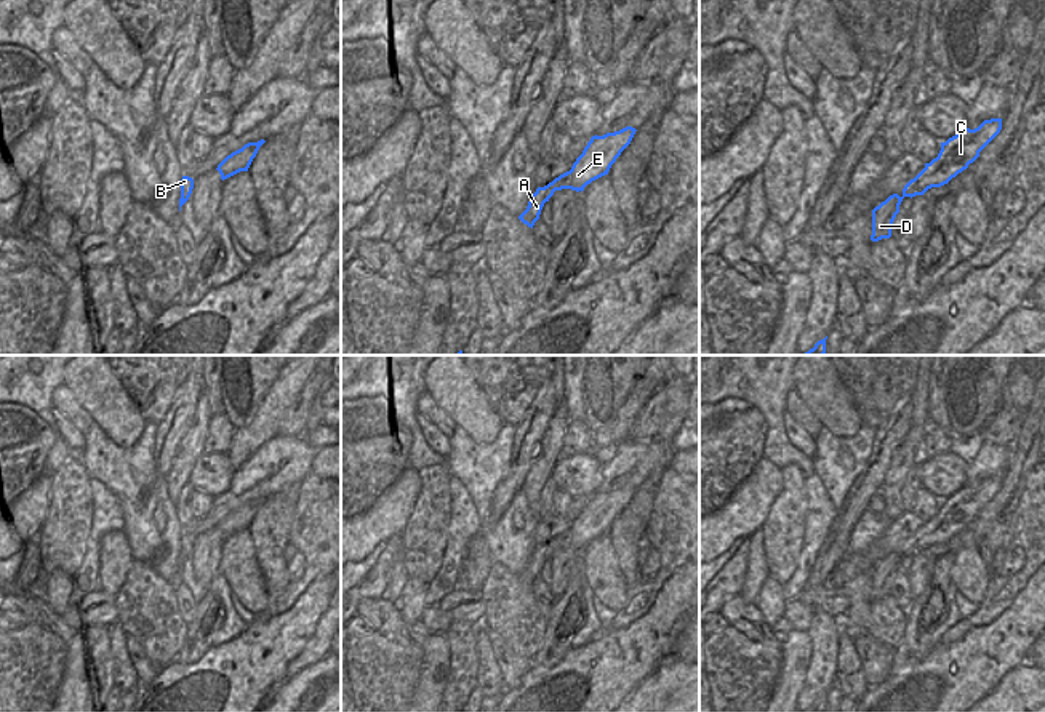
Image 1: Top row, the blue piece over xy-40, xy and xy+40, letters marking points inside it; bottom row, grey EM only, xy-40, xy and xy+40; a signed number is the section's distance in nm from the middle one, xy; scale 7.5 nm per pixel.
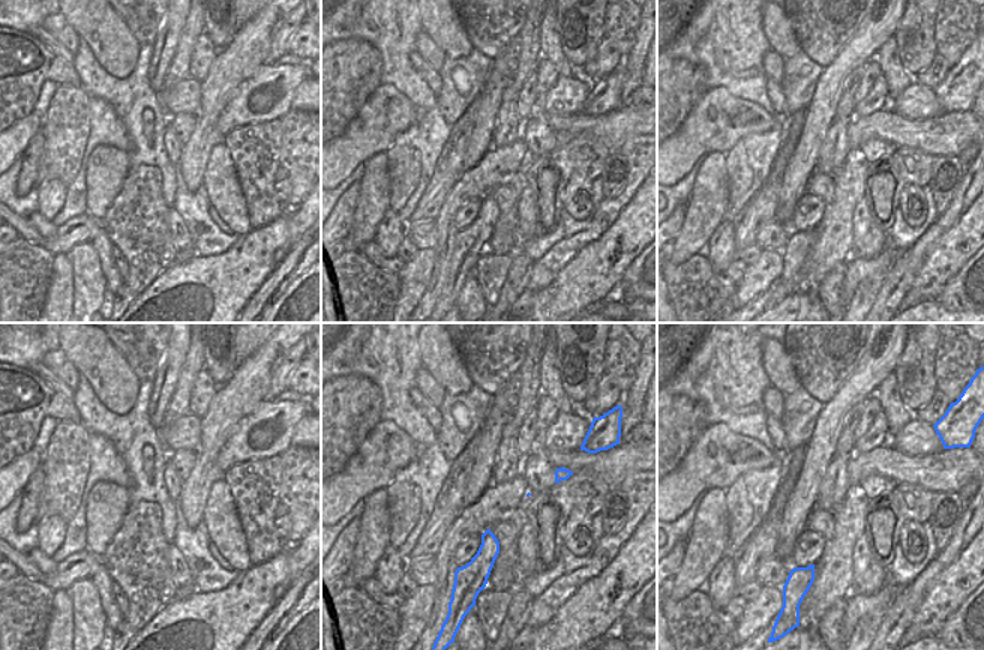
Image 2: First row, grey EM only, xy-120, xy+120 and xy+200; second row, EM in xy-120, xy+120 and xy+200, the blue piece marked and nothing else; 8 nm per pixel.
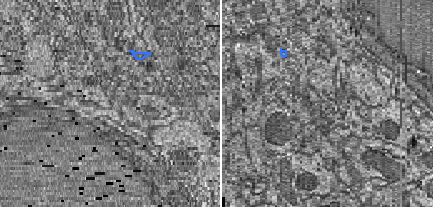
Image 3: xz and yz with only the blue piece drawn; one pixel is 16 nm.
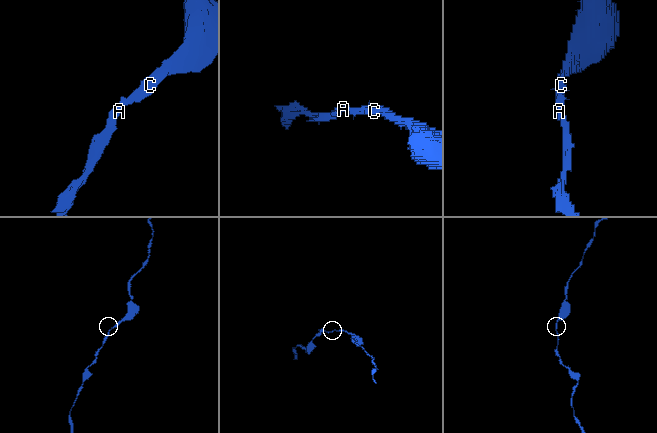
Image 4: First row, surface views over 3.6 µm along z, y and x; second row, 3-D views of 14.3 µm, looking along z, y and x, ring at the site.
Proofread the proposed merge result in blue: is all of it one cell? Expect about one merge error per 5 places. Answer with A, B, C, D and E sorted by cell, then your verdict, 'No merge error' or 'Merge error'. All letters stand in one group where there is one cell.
Groups: A B C D E. No merge error.

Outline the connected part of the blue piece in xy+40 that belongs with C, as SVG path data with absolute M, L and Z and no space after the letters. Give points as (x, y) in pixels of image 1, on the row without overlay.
M1002 477L984 478L978 486L963 486L955 494L941 501L941 509L936 517L925 522L925 526L911 538L903 554L890 554L885 560L872 568L872 600L891 595L891 584L899 571L899 563L904 555L923 554L931 546L941 546L952 536L968 526L979 510L1000 491Z

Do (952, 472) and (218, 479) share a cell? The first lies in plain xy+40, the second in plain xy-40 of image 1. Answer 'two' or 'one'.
one

